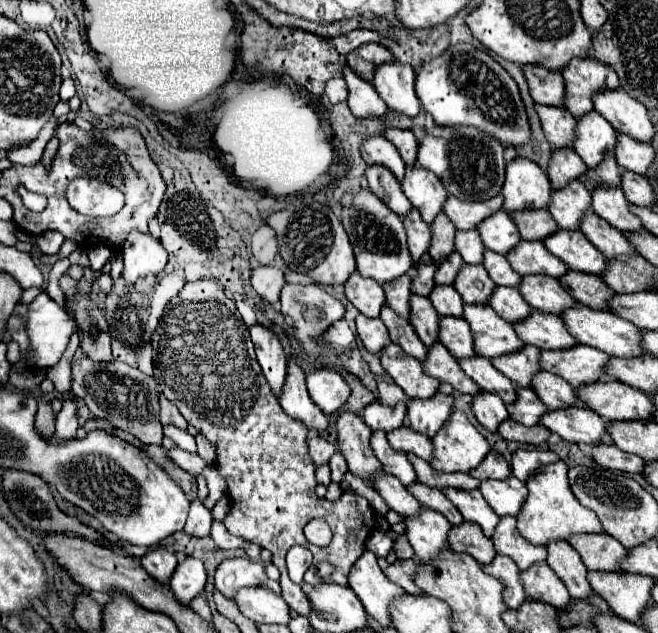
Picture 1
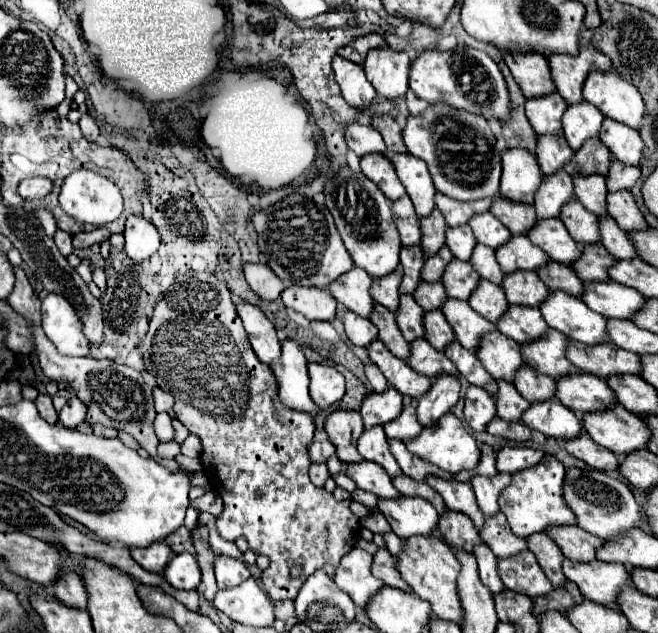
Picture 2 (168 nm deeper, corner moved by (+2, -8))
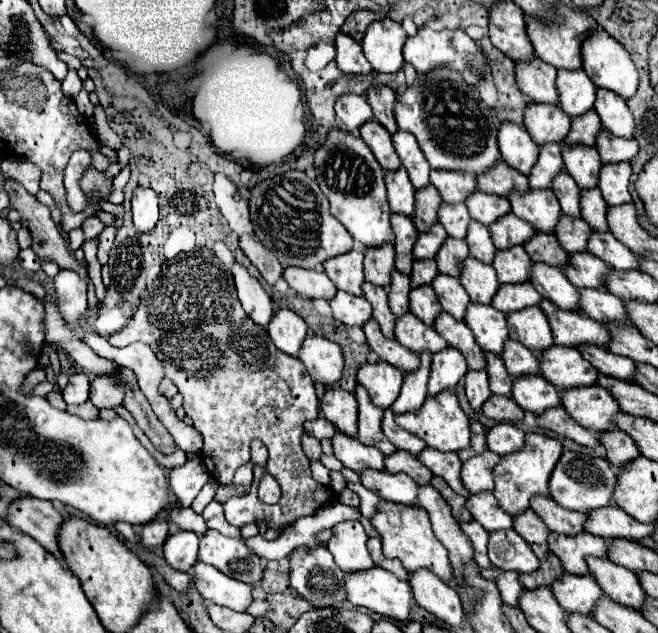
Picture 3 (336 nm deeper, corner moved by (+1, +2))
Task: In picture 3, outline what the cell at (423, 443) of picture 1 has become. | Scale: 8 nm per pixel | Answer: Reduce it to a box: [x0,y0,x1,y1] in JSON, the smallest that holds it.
[391,352,431,414]

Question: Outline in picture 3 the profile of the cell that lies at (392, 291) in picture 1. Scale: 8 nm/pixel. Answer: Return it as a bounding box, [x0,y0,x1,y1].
[365,244,395,288]

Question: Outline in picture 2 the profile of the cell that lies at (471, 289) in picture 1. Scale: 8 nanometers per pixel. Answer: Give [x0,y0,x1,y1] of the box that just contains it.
[442,258,480,300]

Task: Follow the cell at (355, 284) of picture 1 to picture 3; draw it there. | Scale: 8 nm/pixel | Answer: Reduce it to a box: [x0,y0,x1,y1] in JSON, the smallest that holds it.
[323,250,363,296]

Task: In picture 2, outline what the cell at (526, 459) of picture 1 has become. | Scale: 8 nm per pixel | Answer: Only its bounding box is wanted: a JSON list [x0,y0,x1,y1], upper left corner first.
[496,444,544,475]

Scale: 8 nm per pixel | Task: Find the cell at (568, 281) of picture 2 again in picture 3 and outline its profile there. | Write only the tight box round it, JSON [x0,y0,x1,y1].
[523,232,569,268]

